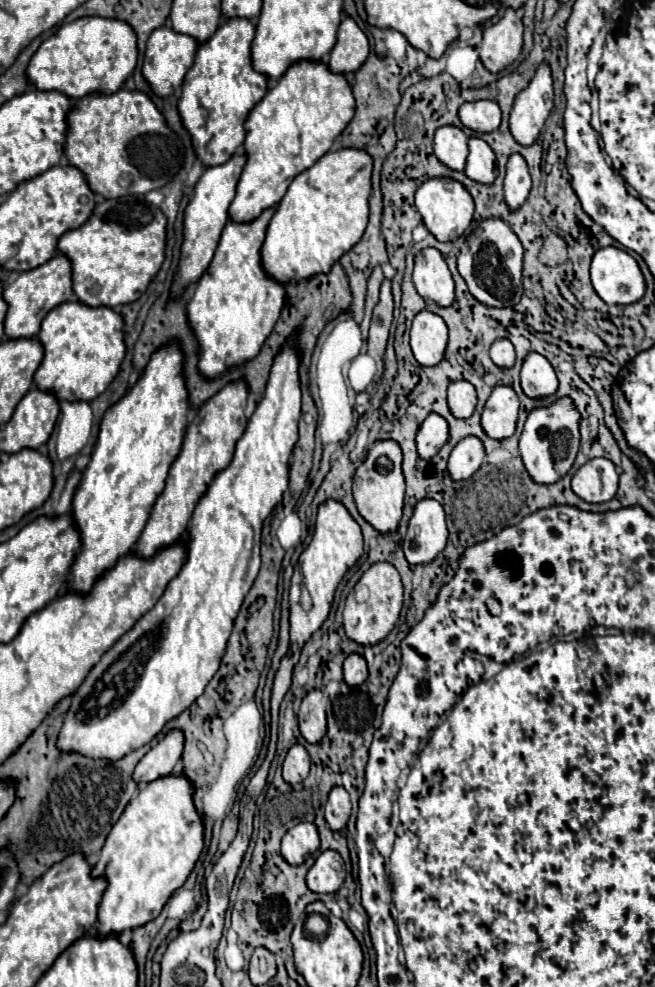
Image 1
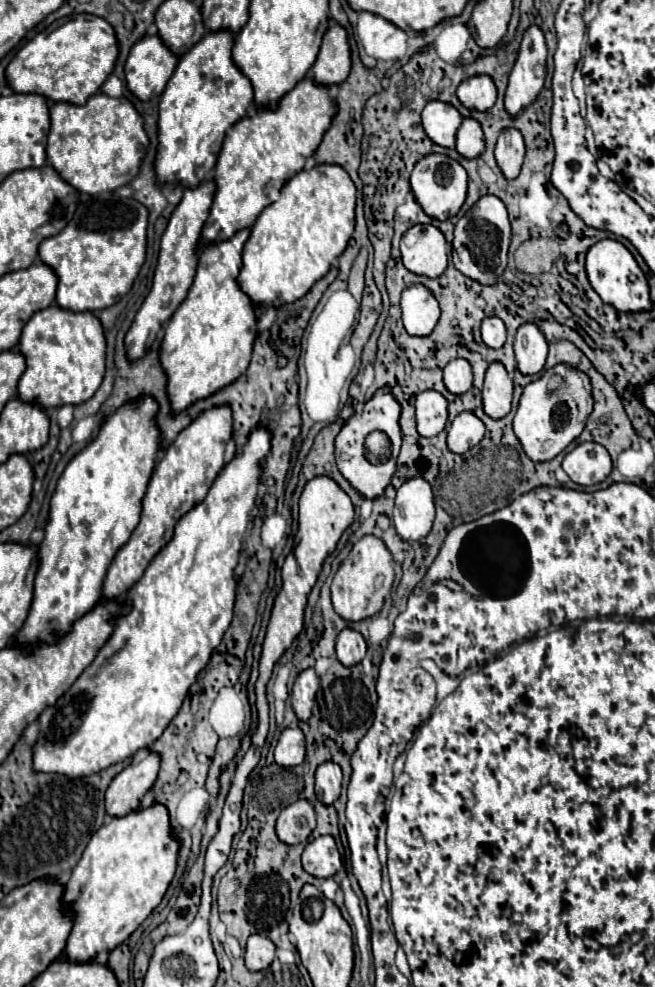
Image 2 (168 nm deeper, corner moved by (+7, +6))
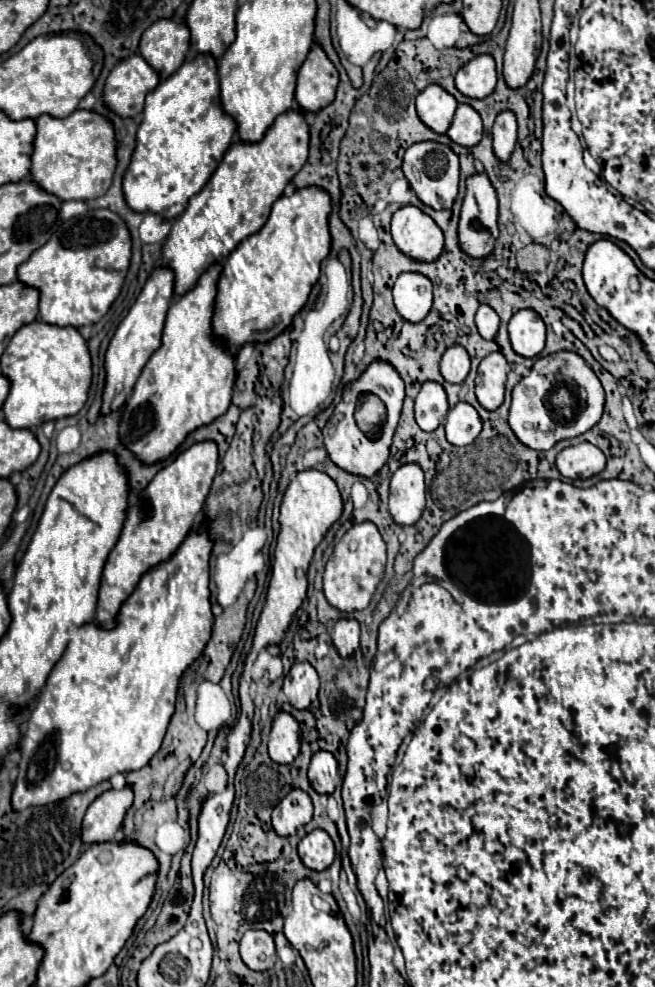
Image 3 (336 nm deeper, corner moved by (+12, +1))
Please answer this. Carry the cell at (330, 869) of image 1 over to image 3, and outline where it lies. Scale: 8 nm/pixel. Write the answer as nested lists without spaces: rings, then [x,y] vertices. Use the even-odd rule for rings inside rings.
[[[316,829],[300,841],[298,855],[308,869],[324,871],[332,865],[336,851],[334,851],[334,843],[332,843],[330,835],[322,829]]]

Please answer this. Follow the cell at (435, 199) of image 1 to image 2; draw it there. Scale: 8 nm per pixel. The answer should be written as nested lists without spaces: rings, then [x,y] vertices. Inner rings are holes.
[[[425,154],[415,164],[415,168],[411,172],[411,188],[413,188],[417,202],[423,206],[423,210],[429,216],[439,218],[439,220],[447,220],[447,218],[455,216],[465,202],[467,172],[457,160],[453,160],[445,154]]]

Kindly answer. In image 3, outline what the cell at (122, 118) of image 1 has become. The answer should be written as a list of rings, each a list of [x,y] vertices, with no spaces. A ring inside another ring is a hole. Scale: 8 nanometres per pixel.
[[[76,109],[72,115],[58,119],[40,115],[36,119],[36,141],[32,153],[32,177],[44,191],[62,201],[96,199],[108,191],[118,165],[118,139],[110,119],[96,111]]]

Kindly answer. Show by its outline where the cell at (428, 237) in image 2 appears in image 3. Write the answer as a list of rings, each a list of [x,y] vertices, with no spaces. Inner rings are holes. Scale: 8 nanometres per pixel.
[[[402,207],[392,217],[392,237],[396,247],[410,259],[432,263],[444,249],[440,227],[418,207]]]

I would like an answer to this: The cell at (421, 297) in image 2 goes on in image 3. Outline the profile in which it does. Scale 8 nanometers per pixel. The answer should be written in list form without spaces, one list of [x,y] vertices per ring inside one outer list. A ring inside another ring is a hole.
[[[402,273],[394,283],[396,311],[408,323],[420,323],[432,309],[432,283],[424,275]]]

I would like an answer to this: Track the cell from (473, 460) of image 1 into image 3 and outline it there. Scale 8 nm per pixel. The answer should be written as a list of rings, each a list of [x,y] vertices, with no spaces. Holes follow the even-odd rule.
[[[458,403],[456,407],[452,407],[448,411],[444,429],[446,429],[448,443],[452,443],[456,447],[466,447],[466,445],[474,443],[474,439],[480,435],[482,421],[472,405]]]

